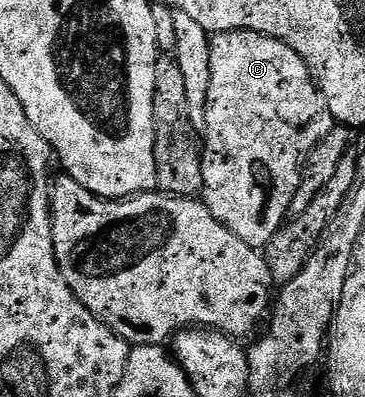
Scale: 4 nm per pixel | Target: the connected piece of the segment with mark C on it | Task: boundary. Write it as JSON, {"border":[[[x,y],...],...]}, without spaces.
{"border":[[[240,29],[234,33],[215,33],[211,37],[211,87],[209,88],[209,103],[205,110],[205,131],[207,135],[203,137],[202,165],[204,187],[201,192],[201,200],[211,211],[211,215],[219,219],[237,238],[243,239],[248,246],[255,250],[263,249],[278,230],[285,223],[290,214],[290,205],[301,185],[301,170],[303,158],[308,156],[310,150],[314,148],[326,137],[334,127],[334,119],[326,106],[326,100],[321,97],[321,91],[317,87],[317,82],[309,74],[309,69],[305,66],[304,59],[298,55],[289,45],[282,41],[276,41],[273,37],[265,37],[262,33],[248,33]]]}

